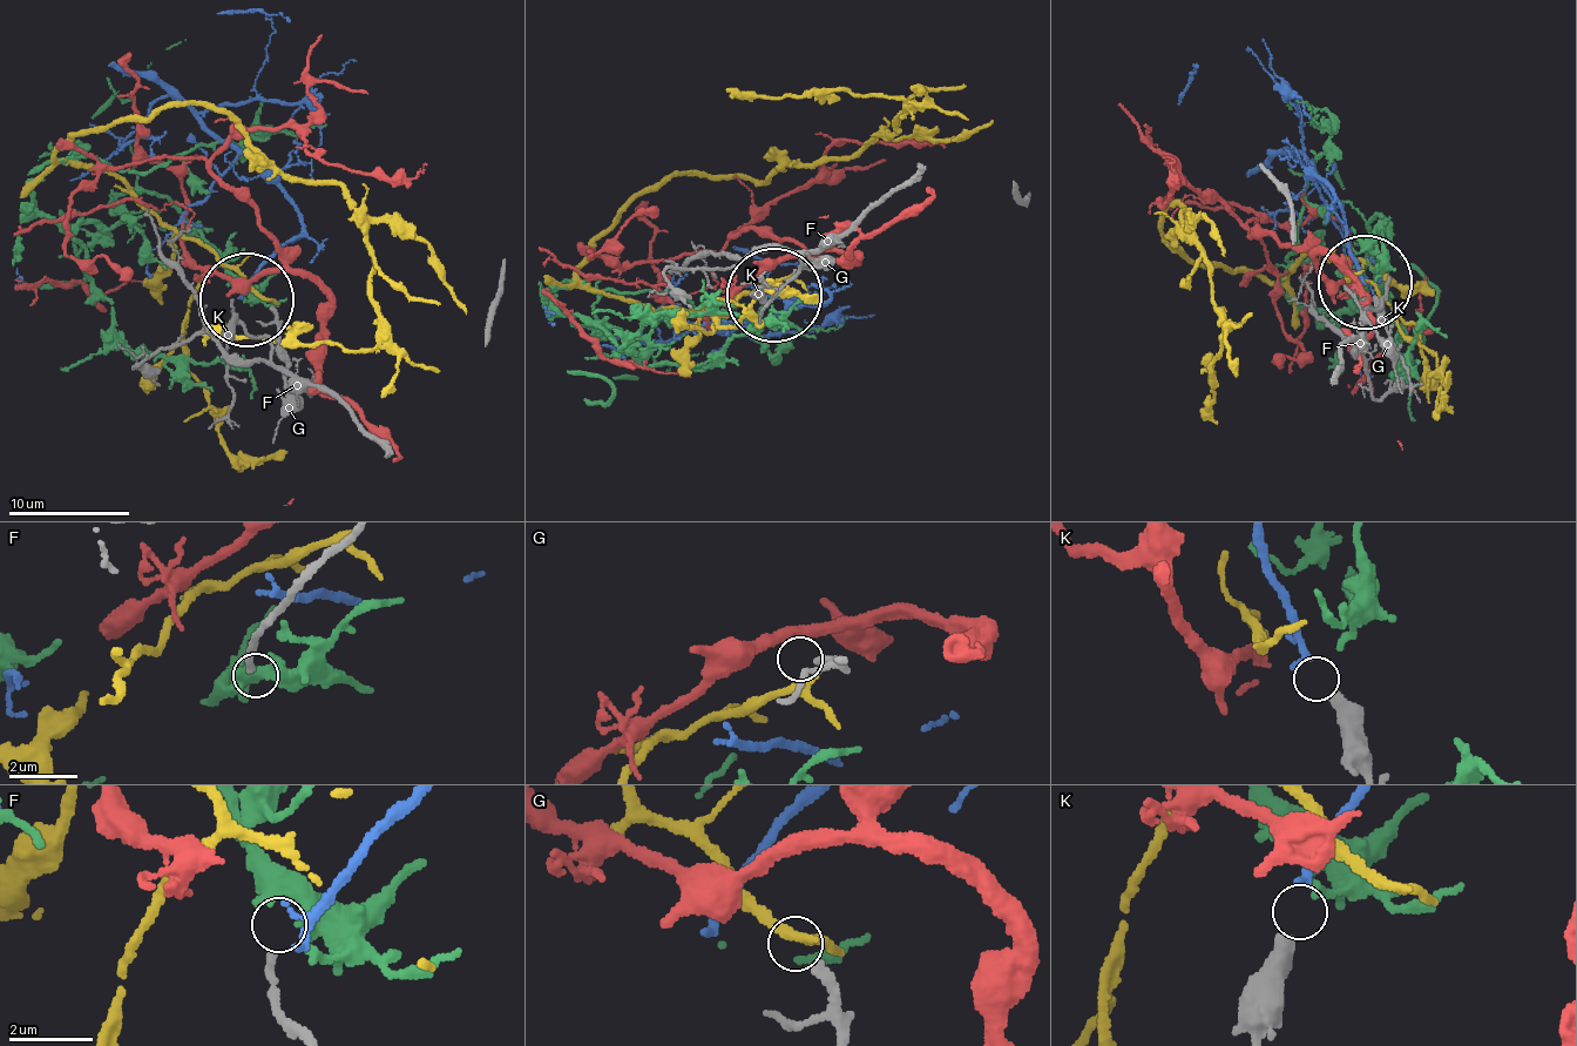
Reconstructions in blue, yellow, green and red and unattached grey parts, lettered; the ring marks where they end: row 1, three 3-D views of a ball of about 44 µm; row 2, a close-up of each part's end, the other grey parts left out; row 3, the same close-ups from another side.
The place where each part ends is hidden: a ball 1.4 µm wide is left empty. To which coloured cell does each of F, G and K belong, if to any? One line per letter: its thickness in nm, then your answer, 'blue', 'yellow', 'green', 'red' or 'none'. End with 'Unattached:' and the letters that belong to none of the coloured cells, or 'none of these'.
F: 180 nm | none
G: 220 nm | none
K: 480 nm | blue
Unattached: F, G

